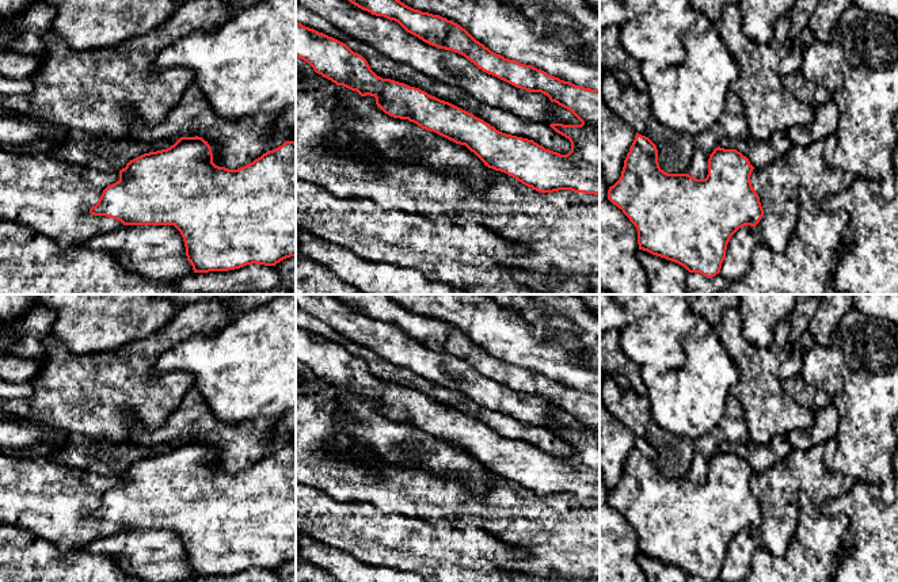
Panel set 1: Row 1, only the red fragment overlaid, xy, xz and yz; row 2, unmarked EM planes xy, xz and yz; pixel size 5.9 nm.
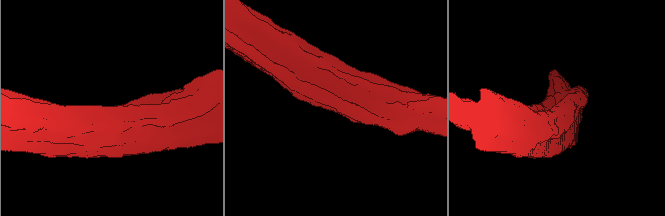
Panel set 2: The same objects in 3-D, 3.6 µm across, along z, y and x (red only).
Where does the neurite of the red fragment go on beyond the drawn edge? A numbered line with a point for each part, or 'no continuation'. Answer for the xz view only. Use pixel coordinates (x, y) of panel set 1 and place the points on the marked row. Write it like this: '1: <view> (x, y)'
no continuation

